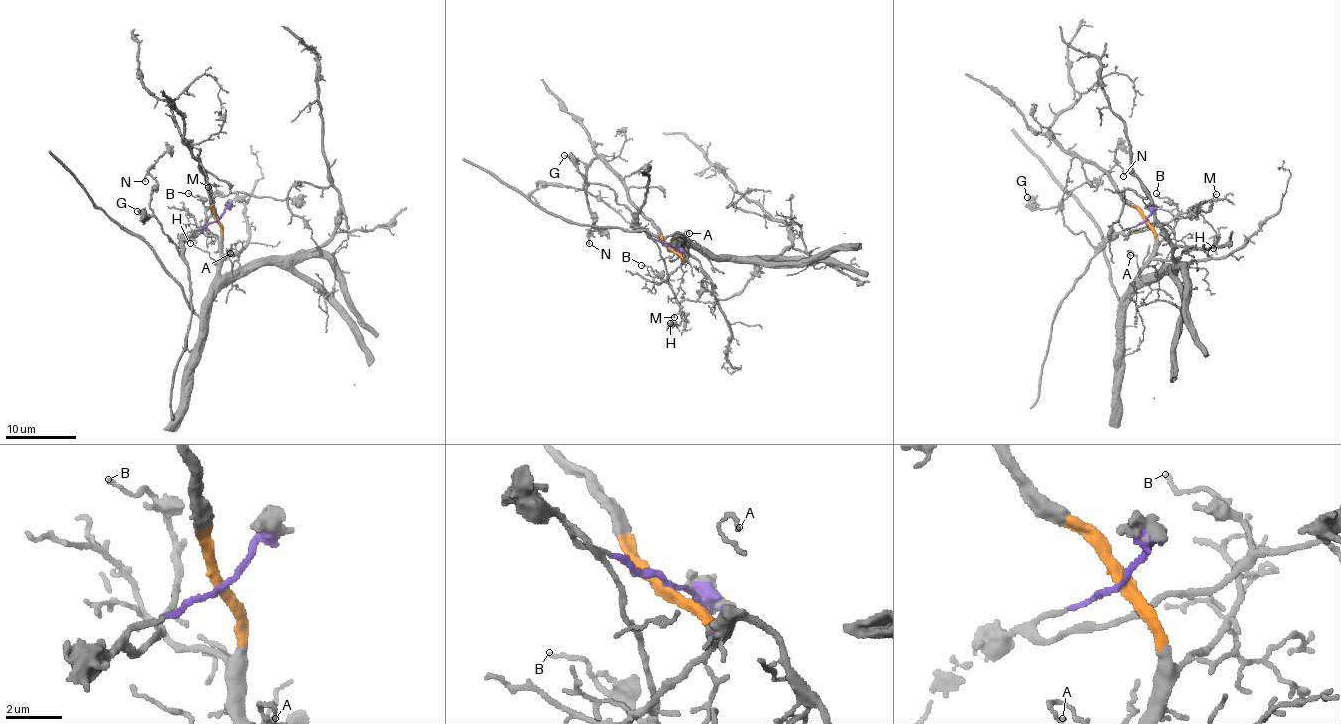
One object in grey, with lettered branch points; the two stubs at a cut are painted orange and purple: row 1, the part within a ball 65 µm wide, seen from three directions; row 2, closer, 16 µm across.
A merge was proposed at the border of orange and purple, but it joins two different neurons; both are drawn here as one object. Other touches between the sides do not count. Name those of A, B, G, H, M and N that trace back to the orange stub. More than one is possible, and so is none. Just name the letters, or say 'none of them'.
A

